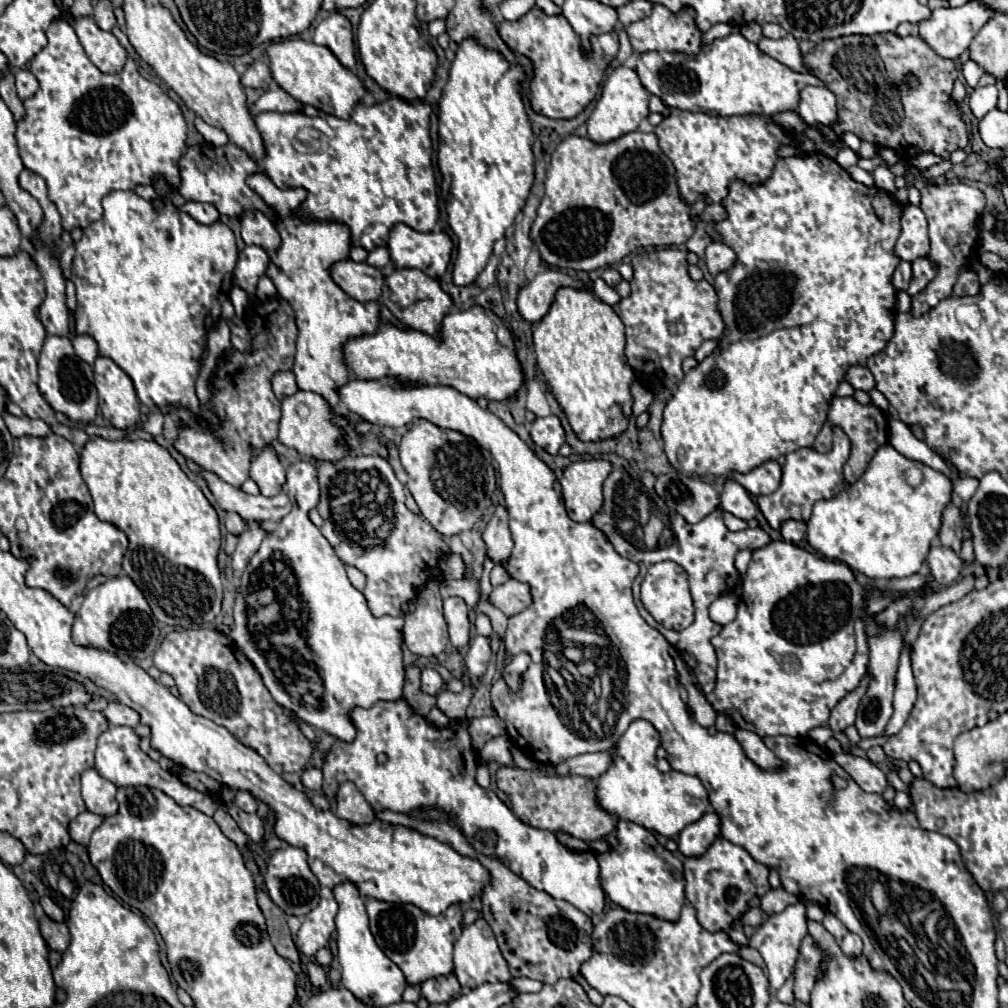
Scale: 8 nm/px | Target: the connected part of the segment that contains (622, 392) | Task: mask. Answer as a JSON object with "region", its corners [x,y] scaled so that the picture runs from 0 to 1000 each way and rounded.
{"region":[[[555,286],[545,310],[529,323],[529,341],[533,349],[533,363],[541,371],[545,385],[553,399],[557,401],[566,425],[570,431],[580,437],[598,437],[616,431],[622,425],[622,417],[626,415],[626,379],[630,375],[628,365],[620,355],[620,325],[610,308],[594,298],[584,286]]]}

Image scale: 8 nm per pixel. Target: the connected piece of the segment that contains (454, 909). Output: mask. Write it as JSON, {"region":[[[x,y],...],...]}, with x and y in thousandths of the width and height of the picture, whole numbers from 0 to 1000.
{"region":[[[366,891],[364,907],[368,927],[372,929],[374,938],[400,962],[406,976],[418,976],[428,968],[439,968],[449,964],[449,935],[457,929],[459,923],[459,905],[453,897],[445,899],[436,909],[428,909],[410,897],[386,897]]]}

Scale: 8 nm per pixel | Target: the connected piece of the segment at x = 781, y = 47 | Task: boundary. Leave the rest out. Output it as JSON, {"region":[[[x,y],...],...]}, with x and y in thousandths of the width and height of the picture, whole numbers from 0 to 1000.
{"region":[[[783,34],[779,36],[777,40],[765,40],[765,38],[755,38],[751,42],[753,50],[763,54],[765,58],[769,58],[771,62],[783,65],[785,69],[789,71],[799,71],[797,67],[797,58],[795,58],[795,52],[791,48],[791,40]]]}

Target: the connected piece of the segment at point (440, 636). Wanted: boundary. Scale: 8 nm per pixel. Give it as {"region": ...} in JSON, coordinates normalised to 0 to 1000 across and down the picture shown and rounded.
{"region":[[[424,579],[420,589],[414,591],[412,605],[406,607],[402,615],[400,637],[416,651],[434,651],[443,643],[445,631],[436,581]]]}

